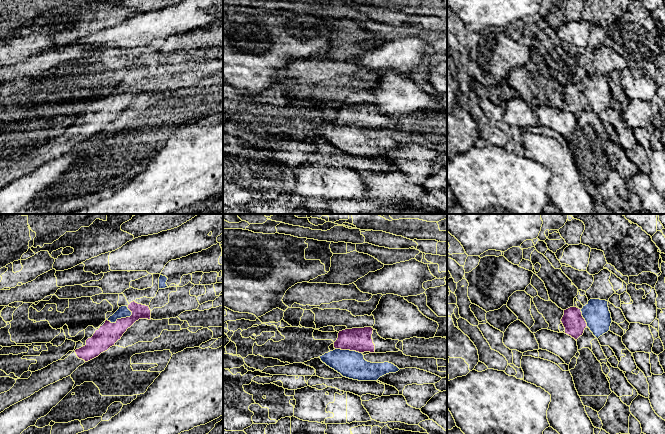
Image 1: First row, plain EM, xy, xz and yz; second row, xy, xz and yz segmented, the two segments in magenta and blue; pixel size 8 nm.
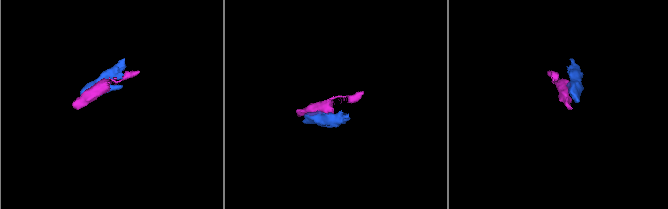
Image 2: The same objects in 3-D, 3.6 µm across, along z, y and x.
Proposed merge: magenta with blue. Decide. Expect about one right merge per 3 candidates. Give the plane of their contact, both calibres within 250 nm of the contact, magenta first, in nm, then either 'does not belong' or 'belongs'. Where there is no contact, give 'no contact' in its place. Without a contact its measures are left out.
contact in xy; calibres 180 and 90 nm; belongs

